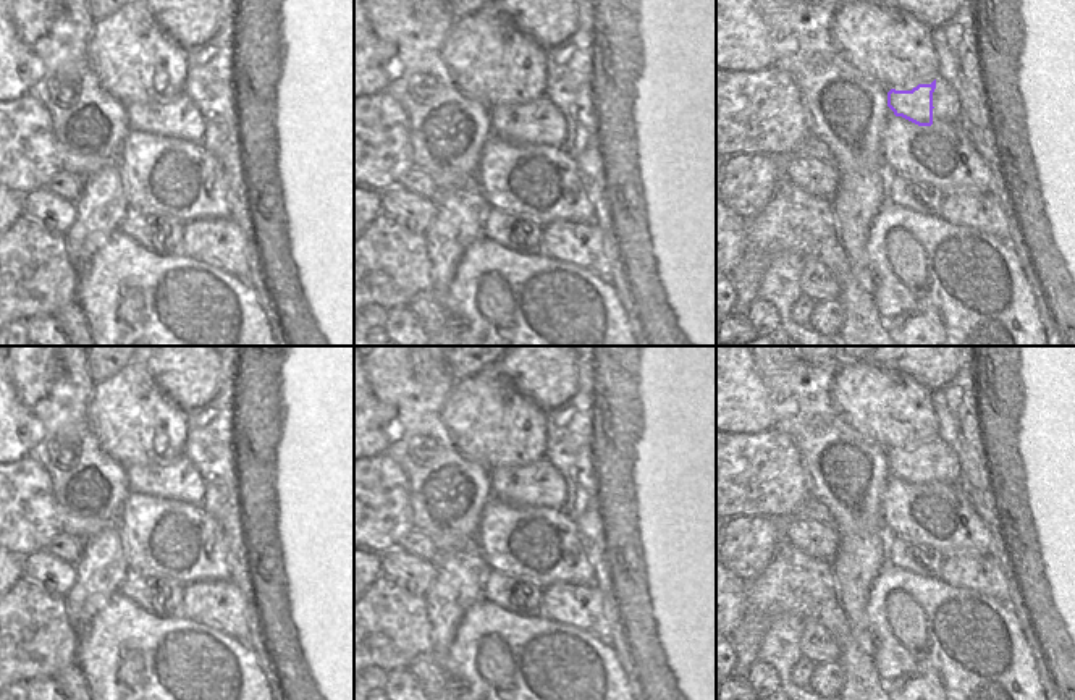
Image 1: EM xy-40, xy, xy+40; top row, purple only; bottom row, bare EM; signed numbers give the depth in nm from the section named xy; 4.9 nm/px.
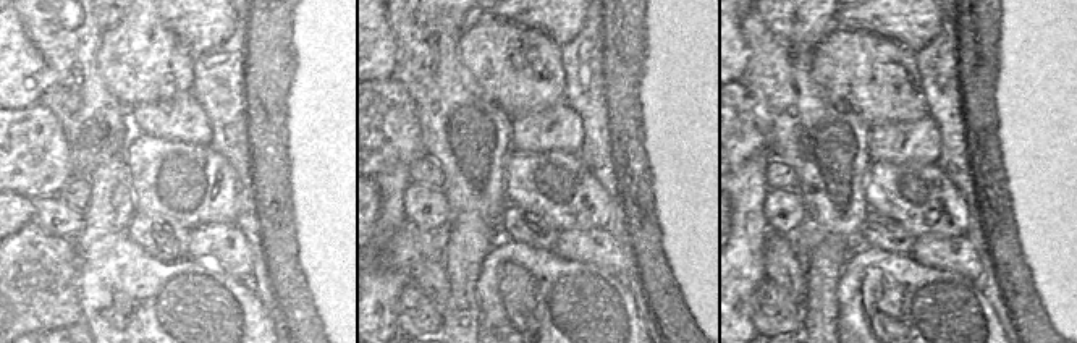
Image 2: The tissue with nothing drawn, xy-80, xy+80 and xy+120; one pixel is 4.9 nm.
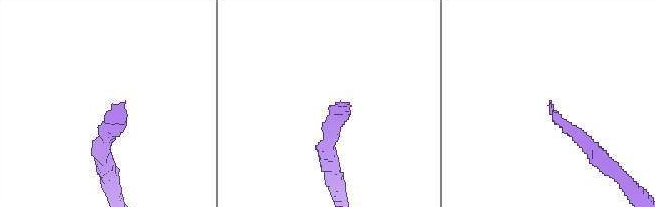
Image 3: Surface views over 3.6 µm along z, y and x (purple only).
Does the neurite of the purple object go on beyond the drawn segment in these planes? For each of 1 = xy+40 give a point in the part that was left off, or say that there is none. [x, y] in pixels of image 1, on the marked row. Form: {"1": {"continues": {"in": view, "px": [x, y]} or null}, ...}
{"1": {"continues": {"in": "xy+40", "px": [897, 131]}}}

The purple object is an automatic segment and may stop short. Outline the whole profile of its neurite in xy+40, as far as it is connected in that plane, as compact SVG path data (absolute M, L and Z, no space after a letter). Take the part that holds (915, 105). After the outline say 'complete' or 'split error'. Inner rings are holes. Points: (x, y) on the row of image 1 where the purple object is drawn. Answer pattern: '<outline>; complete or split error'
M918 84L912 91L887 92L887 121L881 131L881 145L908 145L912 149L933 149L936 131L936 110L933 107L931 84Z; split error

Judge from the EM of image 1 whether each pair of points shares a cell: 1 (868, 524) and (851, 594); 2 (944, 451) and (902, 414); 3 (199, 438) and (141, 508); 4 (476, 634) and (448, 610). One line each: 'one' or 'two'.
1: one
2: two
3: two
4: two

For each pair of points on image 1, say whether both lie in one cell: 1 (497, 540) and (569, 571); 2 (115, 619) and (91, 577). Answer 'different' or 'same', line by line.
1: same
2: different

